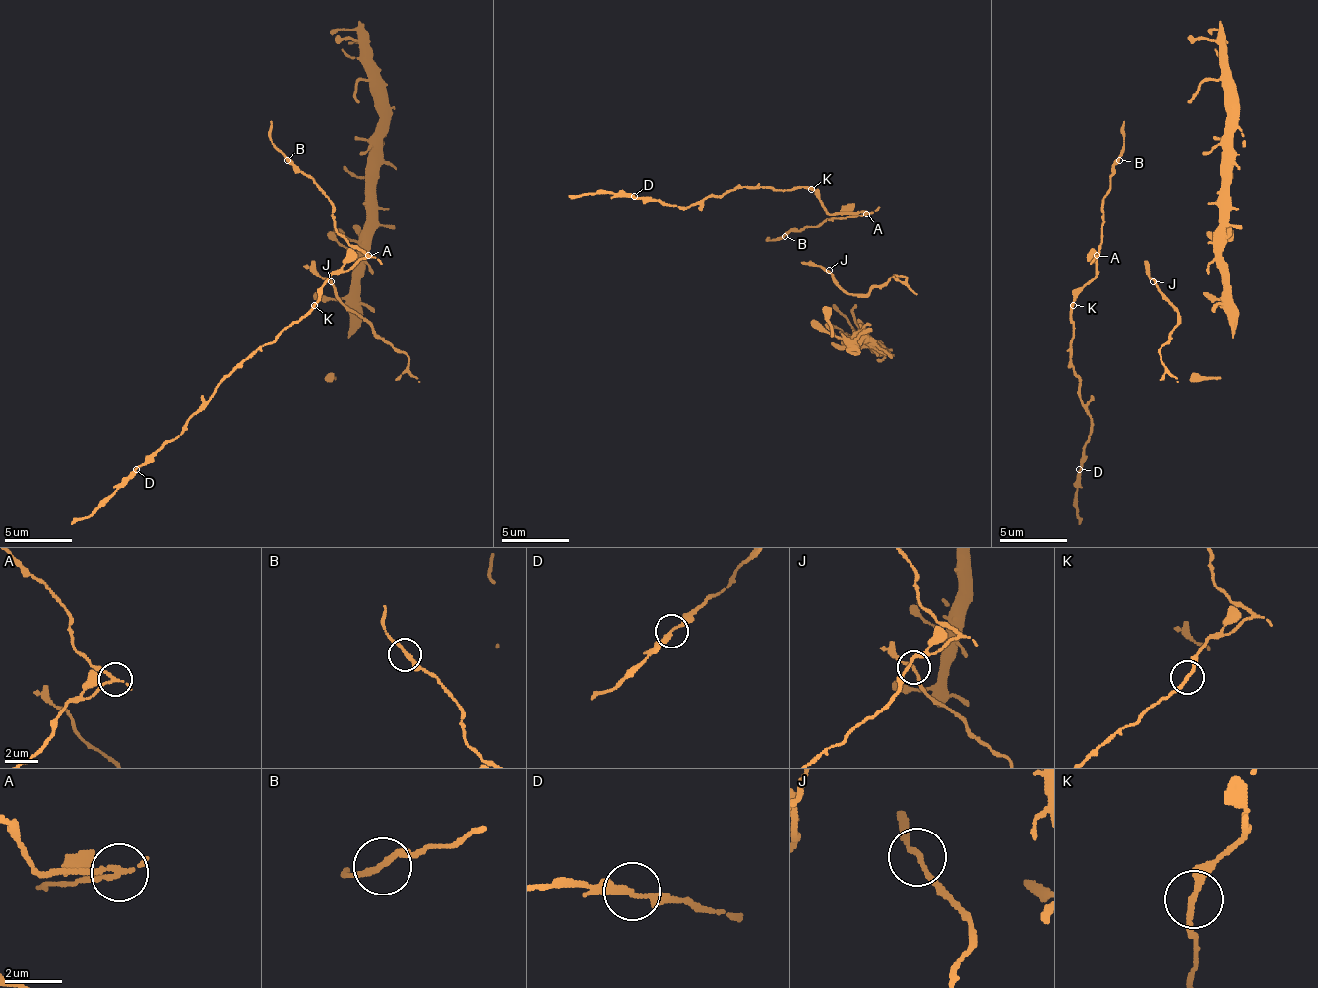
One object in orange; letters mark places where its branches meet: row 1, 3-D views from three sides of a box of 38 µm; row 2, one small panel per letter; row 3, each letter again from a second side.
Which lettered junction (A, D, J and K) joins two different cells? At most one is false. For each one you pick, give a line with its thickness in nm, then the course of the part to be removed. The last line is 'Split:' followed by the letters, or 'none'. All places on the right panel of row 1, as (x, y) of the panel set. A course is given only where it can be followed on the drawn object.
A: Thickness 180 nm. Course of the part to remove: (1096, 255), (1102, 227), (1102, 204), (1123, 141), (1123, 120)
Split: A

